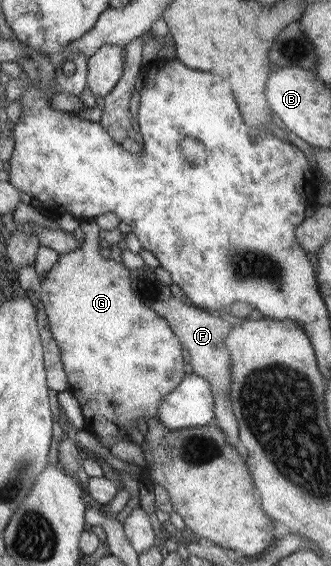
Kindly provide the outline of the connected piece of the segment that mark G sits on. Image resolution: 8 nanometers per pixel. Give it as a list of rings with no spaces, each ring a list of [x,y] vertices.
[[[80,220],[79,227],[83,232],[83,242],[76,250],[59,255],[56,263],[54,263],[54,266],[48,271],[44,279],[38,277],[32,265],[20,268],[18,272],[18,284],[20,284],[20,289],[23,294],[32,292],[36,300],[38,300],[40,304],[43,304],[42,308],[44,308],[44,314],[47,316],[46,320],[48,320],[50,334],[61,354],[63,371],[66,373],[67,383],[69,384],[68,392],[72,394],[72,397],[74,397],[80,406],[84,421],[83,430],[89,432],[89,434],[93,434],[93,436],[98,436],[100,444],[107,446],[107,444],[111,444],[111,442],[115,440],[116,436],[128,437],[130,429],[133,428],[133,426],[138,426],[138,418],[146,419],[147,417],[156,417],[160,401],[162,401],[166,395],[172,393],[172,390],[180,384],[180,381],[186,374],[184,373],[181,344],[163,318],[158,316],[152,309],[148,309],[144,306],[132,292],[130,288],[130,271],[128,271],[122,263],[116,263],[110,259],[104,260],[98,253],[99,245],[97,237],[99,236],[99,226],[93,220]]]

